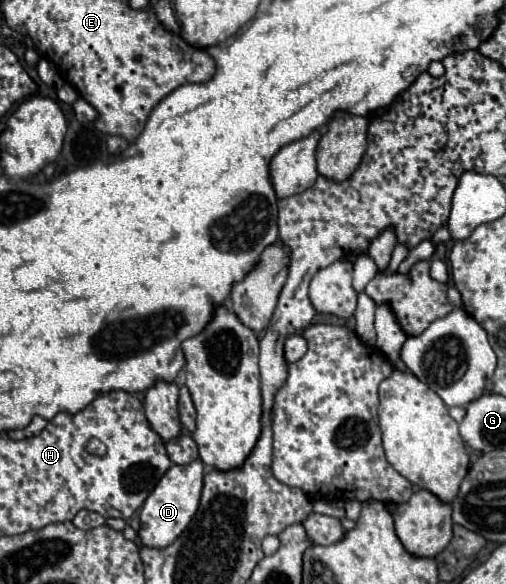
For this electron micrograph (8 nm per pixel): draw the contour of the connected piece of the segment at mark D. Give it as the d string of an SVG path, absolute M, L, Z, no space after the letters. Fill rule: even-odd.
M195 459L189 465L171 465L167 473L159 479L155 489L149 493L145 499L139 519L141 519L141 529L139 529L139 539L145 547L167 547L171 545L183 529L191 523L199 499L201 499L201 489L203 489L203 463L201 459Z

